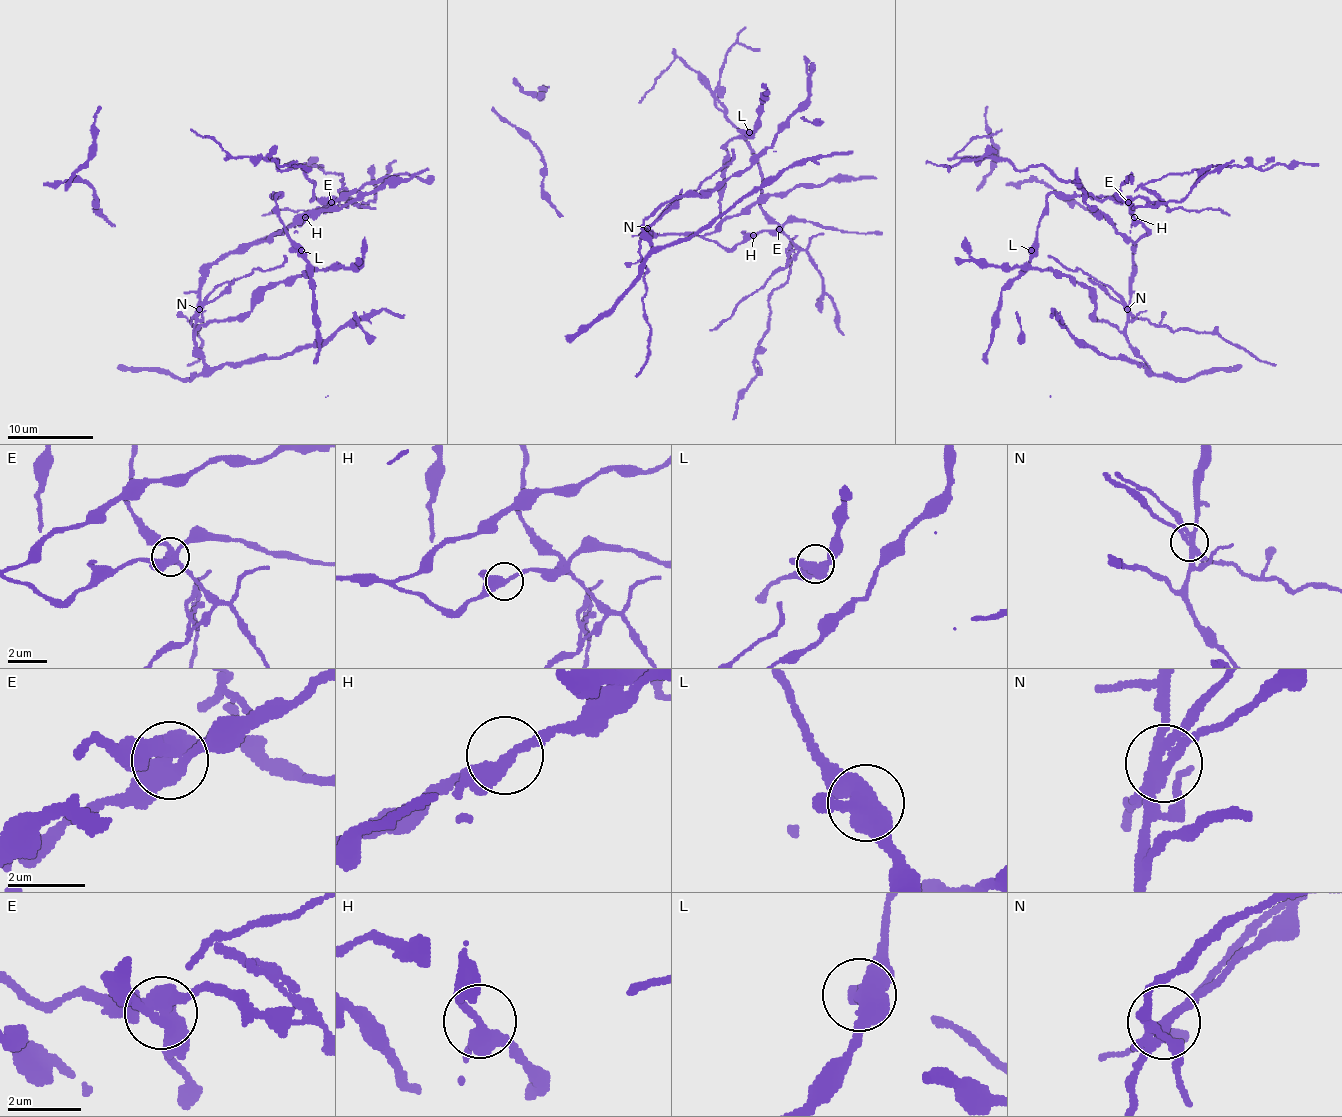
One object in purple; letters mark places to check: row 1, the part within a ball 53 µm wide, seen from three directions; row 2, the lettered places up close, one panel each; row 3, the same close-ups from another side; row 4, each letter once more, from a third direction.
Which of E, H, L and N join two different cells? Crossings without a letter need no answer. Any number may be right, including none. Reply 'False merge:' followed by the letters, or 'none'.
False merge: E, N

